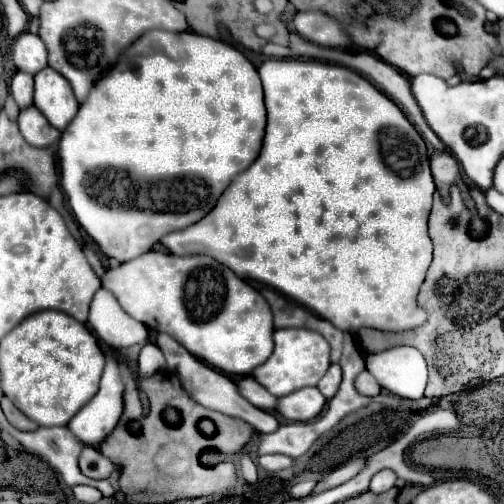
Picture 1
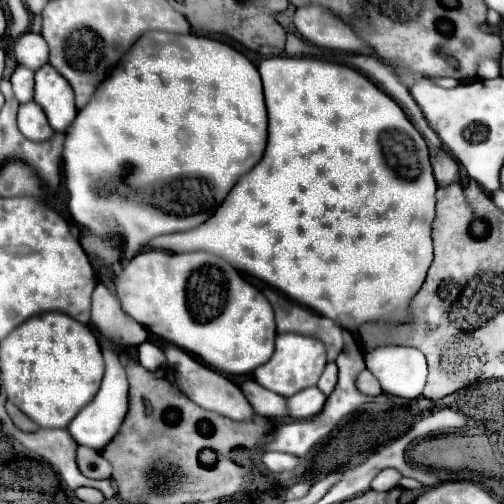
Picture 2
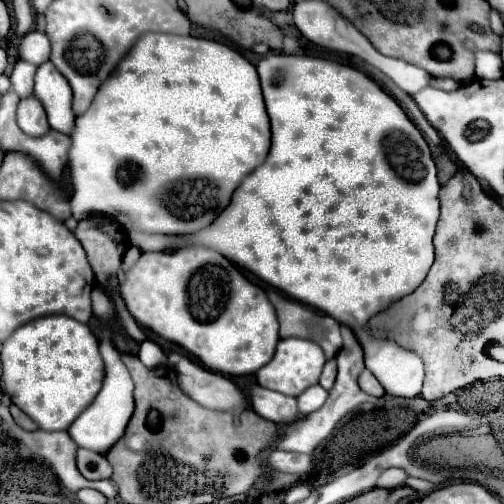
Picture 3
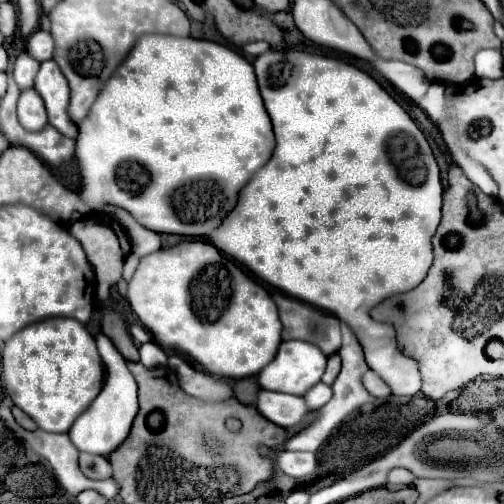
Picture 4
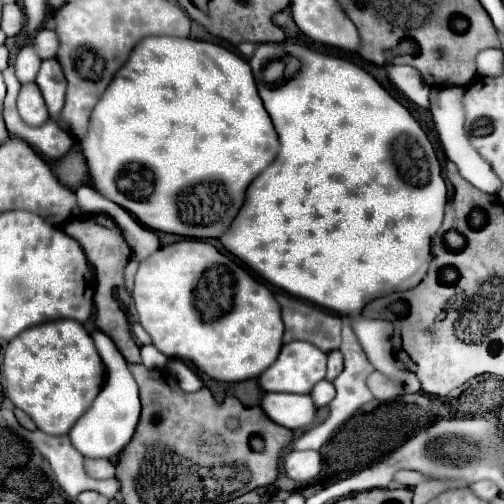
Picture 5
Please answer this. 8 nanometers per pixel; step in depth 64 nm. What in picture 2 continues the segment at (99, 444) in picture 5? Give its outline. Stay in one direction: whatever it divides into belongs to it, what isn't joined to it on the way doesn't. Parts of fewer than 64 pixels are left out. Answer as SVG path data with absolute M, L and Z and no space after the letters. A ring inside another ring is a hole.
M104 348L102 354L106 360L106 374L104 374L102 386L100 386L96 398L88 406L84 406L80 410L80 414L68 426L68 432L72 434L72 438L78 444L94 448L94 450L104 450L104 446L120 432L120 426L128 414L128 388L130 386L128 386L128 378L126 378L126 370L120 364L118 354L114 350Z

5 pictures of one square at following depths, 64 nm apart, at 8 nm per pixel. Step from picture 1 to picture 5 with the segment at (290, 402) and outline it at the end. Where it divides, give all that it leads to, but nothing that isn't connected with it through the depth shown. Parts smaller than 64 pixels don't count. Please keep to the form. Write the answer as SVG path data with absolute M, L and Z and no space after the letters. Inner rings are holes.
M322 380L322 382L316 384L316 388L312 388L310 396L312 396L316 406L328 406L334 400L334 396L336 396L336 388L334 388L332 382Z

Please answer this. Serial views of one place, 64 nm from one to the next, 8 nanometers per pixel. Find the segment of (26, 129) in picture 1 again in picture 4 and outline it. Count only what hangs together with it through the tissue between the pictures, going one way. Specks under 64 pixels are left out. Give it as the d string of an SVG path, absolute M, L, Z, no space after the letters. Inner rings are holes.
M28 88L18 98L18 120L24 124L24 128L30 128L32 132L44 128L48 124L44 102L40 100L40 94L34 88Z

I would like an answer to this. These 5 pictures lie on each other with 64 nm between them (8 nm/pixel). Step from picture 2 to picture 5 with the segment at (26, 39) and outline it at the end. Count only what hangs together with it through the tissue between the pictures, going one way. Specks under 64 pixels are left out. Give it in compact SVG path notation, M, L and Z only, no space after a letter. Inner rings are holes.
M42 28L36 36L34 36L34 44L36 44L36 50L40 54L42 60L46 58L56 58L56 52L58 52L58 34L54 30L46 30Z

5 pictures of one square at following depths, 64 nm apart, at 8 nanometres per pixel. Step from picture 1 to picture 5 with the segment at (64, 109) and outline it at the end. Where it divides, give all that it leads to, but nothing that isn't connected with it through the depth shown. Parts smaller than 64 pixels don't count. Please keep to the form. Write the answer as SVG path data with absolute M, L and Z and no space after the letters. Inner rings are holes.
M54 58L44 60L36 76L36 84L42 90L50 118L54 118L60 124L60 108L64 106L64 94L66 94L66 80L60 62Z

